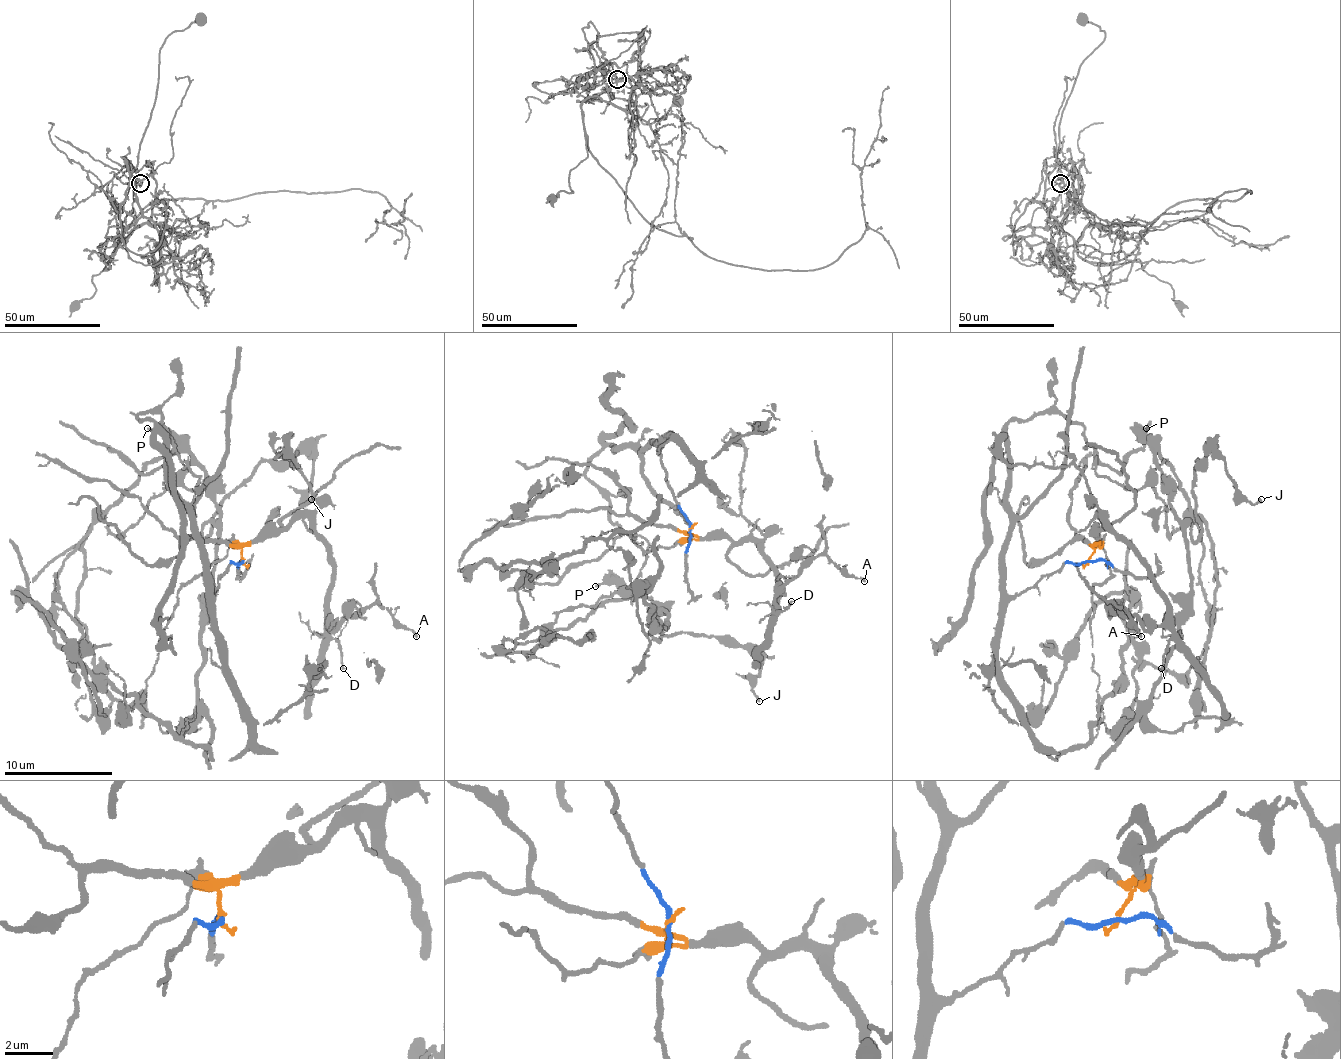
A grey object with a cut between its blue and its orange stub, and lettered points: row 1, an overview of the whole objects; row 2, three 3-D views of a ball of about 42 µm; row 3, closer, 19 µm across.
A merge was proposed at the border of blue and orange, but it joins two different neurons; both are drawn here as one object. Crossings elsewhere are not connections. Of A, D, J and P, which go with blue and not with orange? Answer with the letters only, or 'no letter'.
J, P

